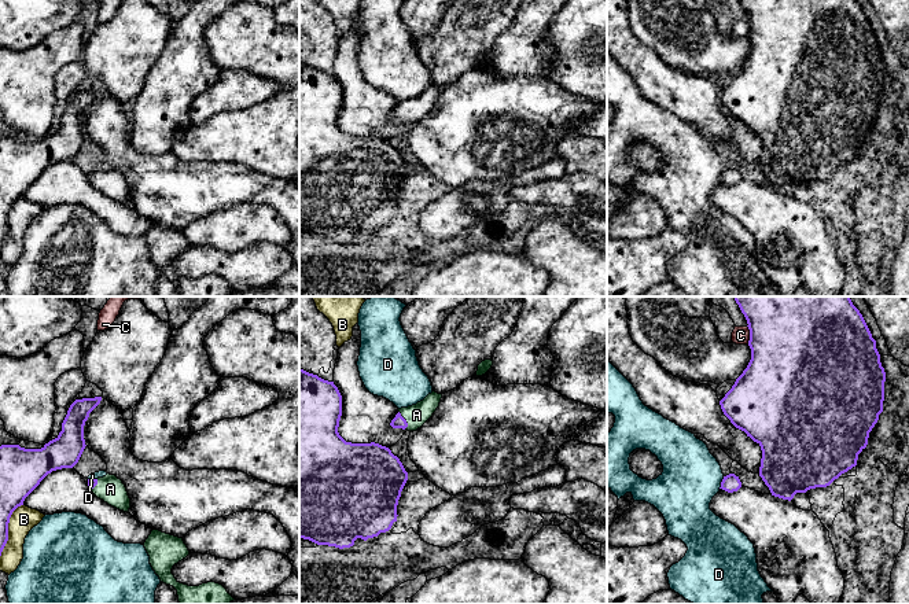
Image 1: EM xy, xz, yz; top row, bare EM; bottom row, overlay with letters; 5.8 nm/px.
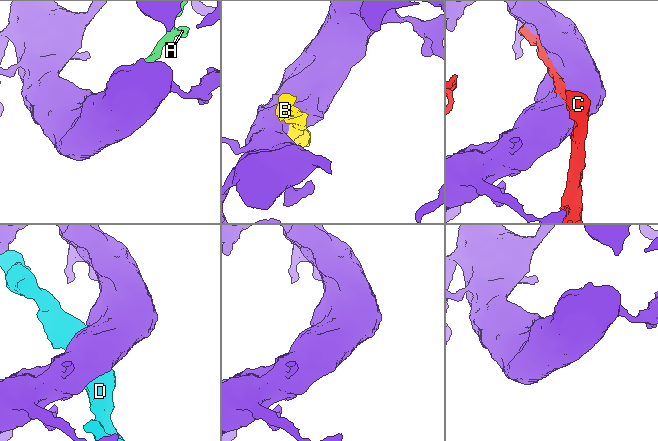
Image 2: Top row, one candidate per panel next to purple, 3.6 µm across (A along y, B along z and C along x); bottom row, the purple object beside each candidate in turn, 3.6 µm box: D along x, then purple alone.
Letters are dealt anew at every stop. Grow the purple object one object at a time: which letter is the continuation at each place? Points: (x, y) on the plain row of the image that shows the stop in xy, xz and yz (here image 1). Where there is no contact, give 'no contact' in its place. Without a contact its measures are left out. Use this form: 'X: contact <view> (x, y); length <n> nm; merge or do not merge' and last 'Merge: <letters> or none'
A: contact xz (405, 113); length 120 nm; merge
B: contact xy (7, 223); length 340 nm; do not merge
C: contact yz (750, 28); length 110 nm; do not merge
D: contact yz (721, 175); length 80 nm; do not merge
Merge: A

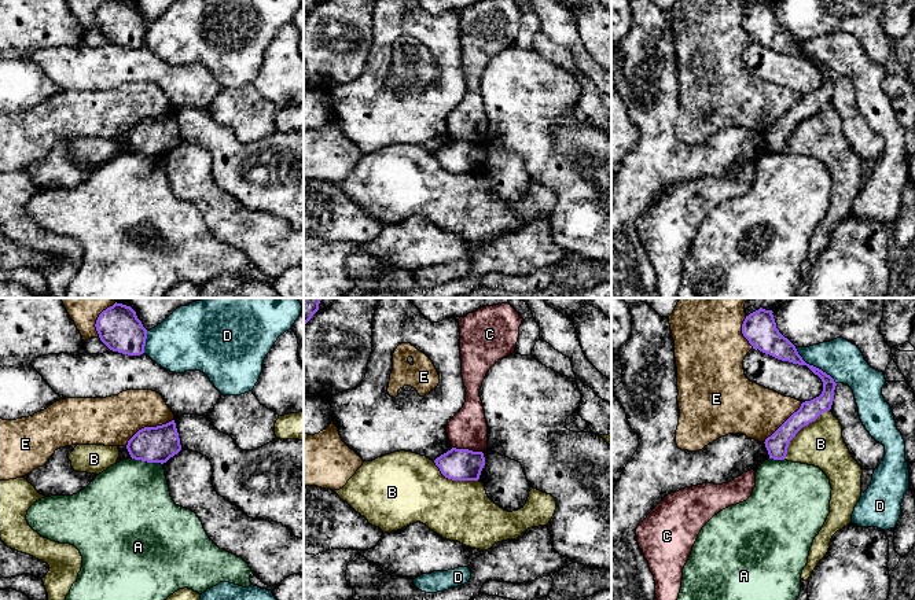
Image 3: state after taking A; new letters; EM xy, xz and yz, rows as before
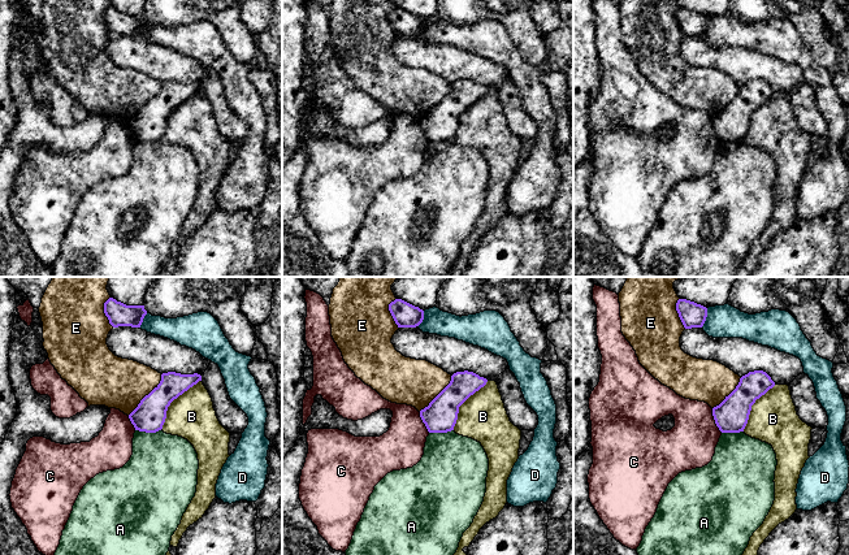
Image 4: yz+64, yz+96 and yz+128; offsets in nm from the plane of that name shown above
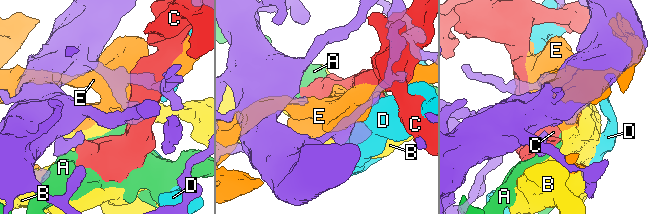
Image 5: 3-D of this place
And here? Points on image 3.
A: contact xy (147, 154); length 190 nm; do not merge
B: contact yz (800, 121); length 400 nm; do not merge
C: contact xz (467, 142); length 180 nm; do not merge
D: contact yz (812, 58); length 340 nm; do not merge
E: contact xy (149, 120); length 320 nm; do not merge
Merge: none

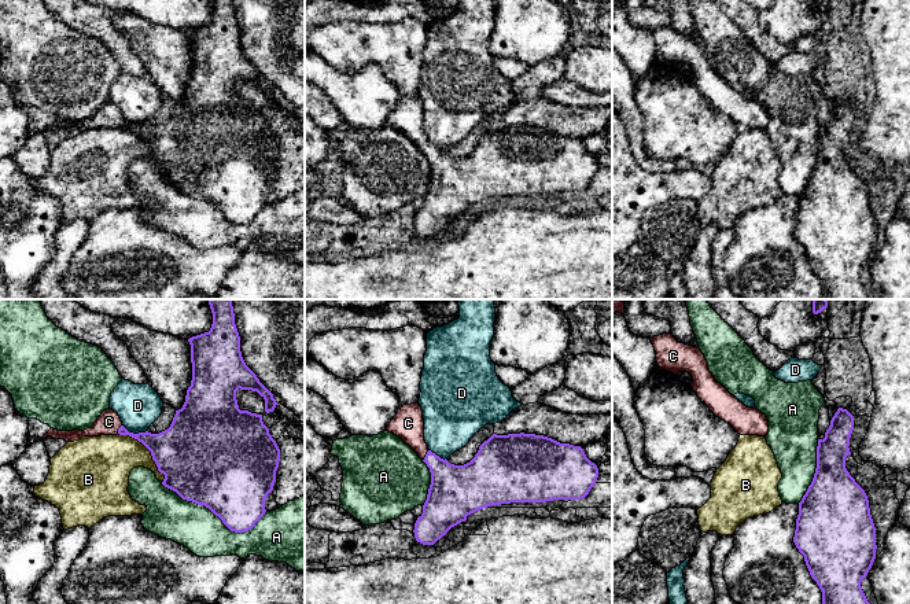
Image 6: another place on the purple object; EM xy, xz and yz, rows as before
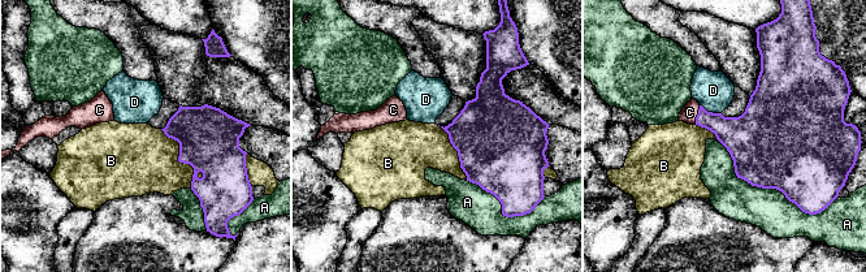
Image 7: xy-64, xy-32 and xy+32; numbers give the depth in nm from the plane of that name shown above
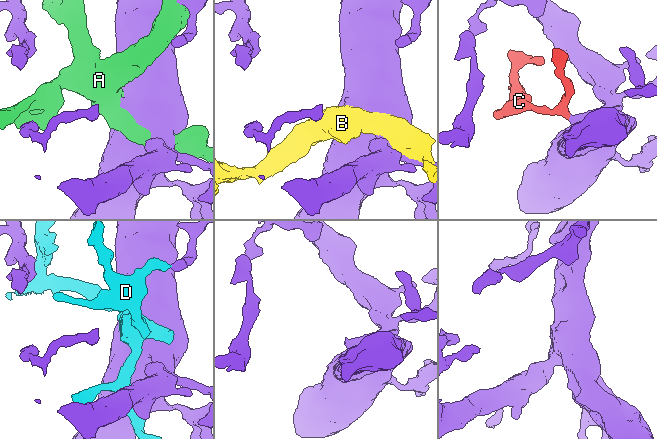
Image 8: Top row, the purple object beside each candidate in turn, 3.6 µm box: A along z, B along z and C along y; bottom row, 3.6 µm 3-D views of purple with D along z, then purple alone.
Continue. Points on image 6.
A: contact xy (213, 205); length 650 nm; do not merge
B: contact xy (150, 143); length 400 nm; do not merge
C: contact xz (426, 148); length 70 nm; merge
D: contact xy (135, 126); length 150 nm; do not merge
Merge: C

